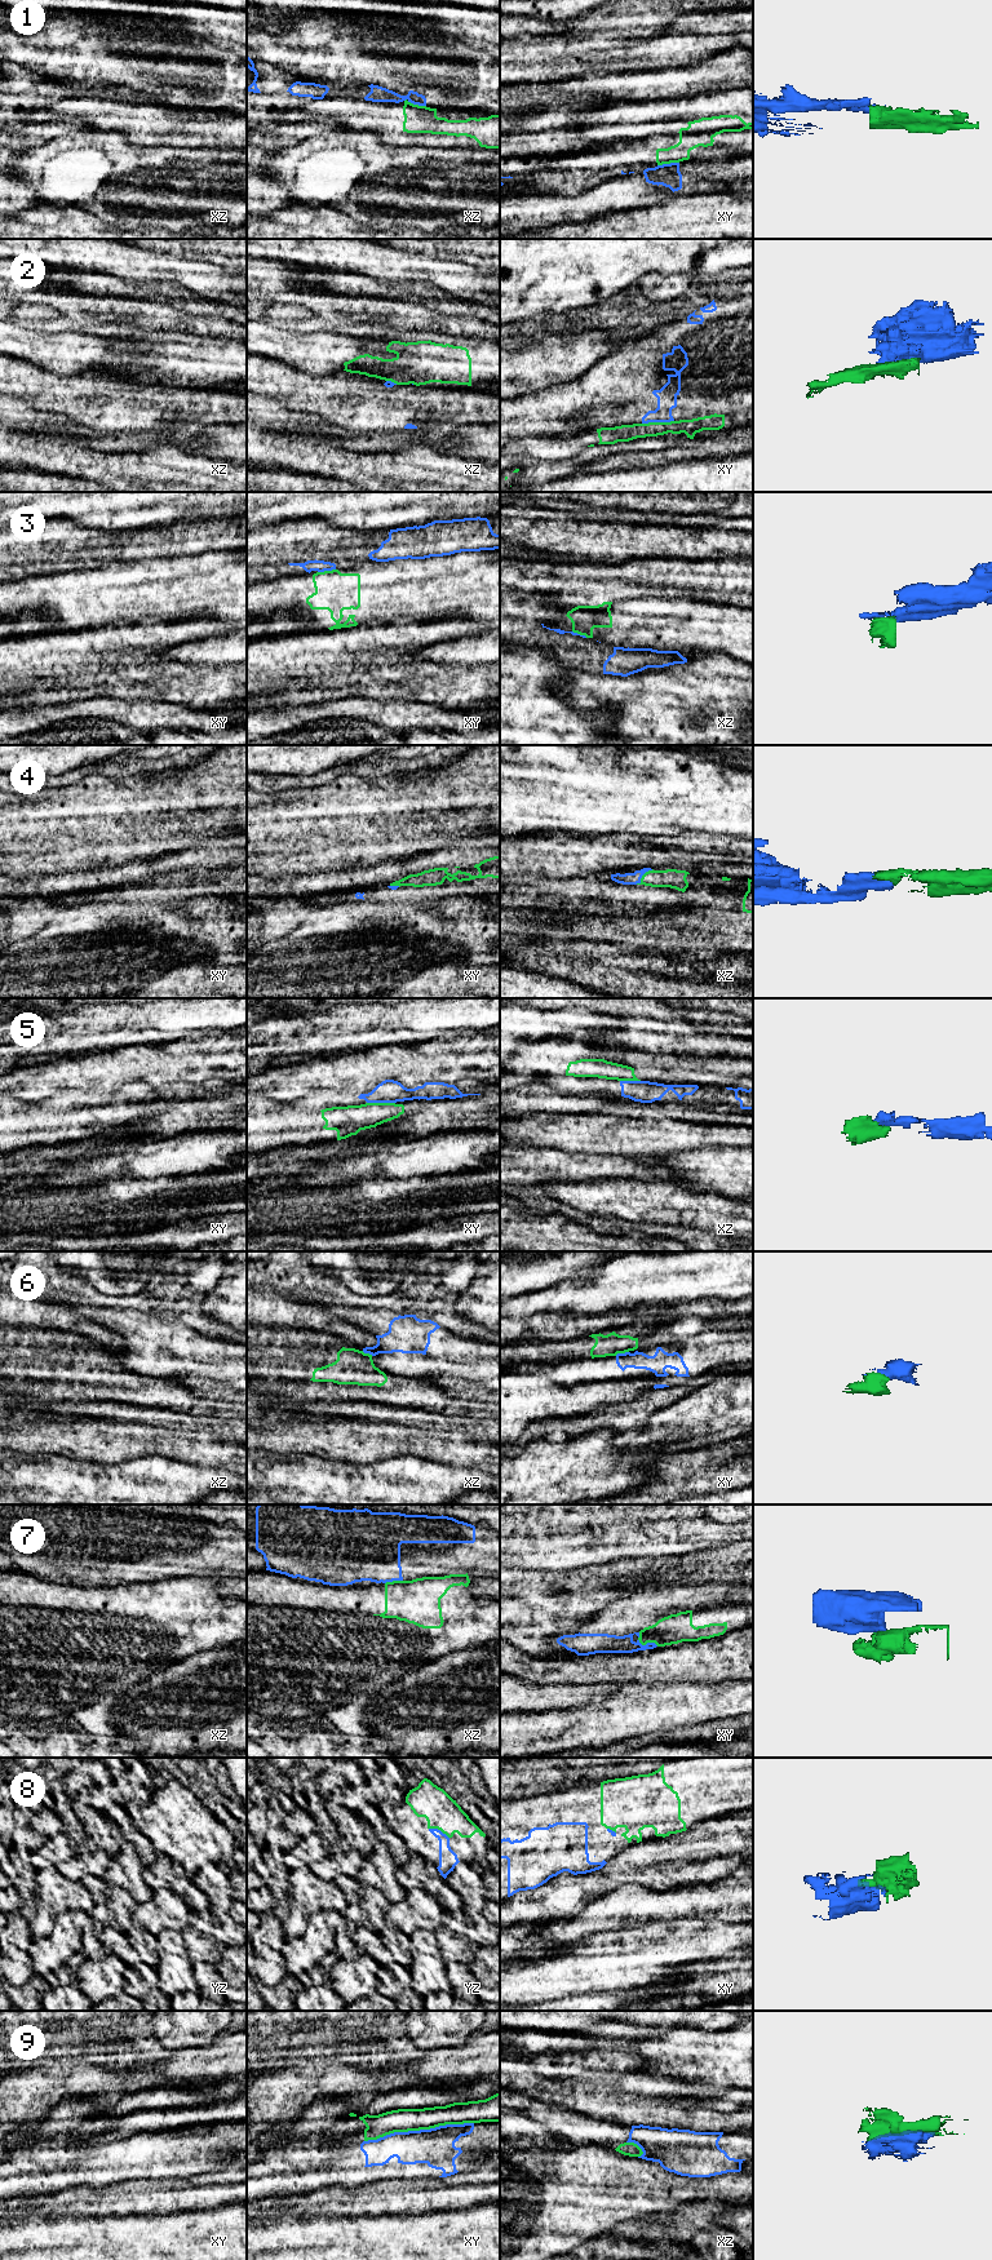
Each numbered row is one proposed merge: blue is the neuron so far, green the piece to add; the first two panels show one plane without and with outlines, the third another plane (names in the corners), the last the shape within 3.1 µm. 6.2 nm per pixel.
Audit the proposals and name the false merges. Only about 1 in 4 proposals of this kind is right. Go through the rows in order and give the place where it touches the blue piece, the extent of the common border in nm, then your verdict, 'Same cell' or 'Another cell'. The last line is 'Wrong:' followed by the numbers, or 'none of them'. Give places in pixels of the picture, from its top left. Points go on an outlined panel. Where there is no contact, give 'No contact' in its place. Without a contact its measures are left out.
1: Touches blue at xy (668, 164). Shared border 140 nm. Another cell
2: Touches blue at xy (658, 421). Shared border 200 nm. Another cell
3: Touches blue at xy (326, 570). Shared border 110 nm. Another cell
4: Touches blue at xz (642, 874). Shared border 140 nm. Same cell
5: Touches blue at xy (381, 1102). Shared border 180 nm. Same cell
6: Touches blue at xy (621, 1354). Shared border 90 nm. Another cell
7: Touches blue at xy (646, 1644). Shared border 150 nm. Another cell
8: Touches blue at yz (439, 1830). Shared border 140 nm. Same cell
9: Touches blue at xy (420, 2130). Shared border 700 nm. Another cell
Wrong: 1, 2, 3, 6, 7, 9

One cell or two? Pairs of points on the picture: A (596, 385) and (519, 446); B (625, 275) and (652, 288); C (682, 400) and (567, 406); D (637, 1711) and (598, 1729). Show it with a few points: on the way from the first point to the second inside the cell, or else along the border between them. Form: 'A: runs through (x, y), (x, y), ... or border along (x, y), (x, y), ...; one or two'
A: border along (562, 437), (521, 437), (513, 441); two
B: border along (668, 274), (647, 273), (637, 283); two
C: runs through (654, 399), (596, 399); one
D: runs through (628, 1716), (607, 1723); one

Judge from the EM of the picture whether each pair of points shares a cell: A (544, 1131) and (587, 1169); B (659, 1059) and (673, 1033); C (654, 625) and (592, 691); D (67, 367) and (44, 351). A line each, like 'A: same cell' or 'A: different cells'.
A: different cells
B: different cells
C: different cells
D: same cell

